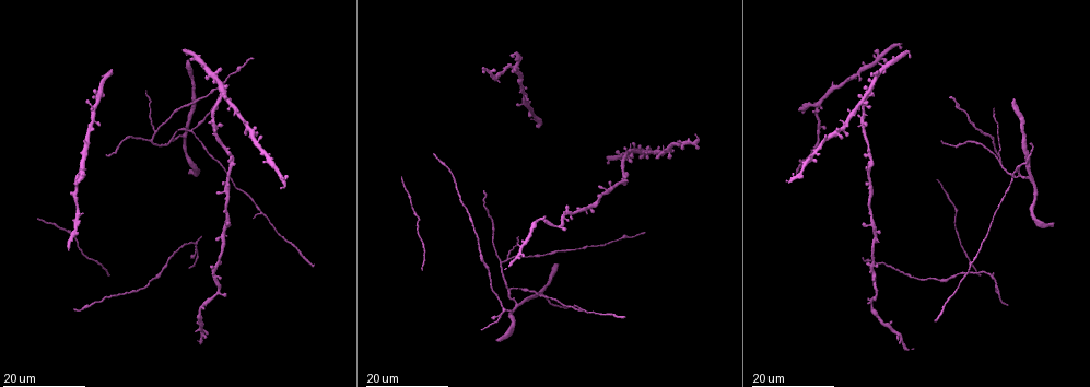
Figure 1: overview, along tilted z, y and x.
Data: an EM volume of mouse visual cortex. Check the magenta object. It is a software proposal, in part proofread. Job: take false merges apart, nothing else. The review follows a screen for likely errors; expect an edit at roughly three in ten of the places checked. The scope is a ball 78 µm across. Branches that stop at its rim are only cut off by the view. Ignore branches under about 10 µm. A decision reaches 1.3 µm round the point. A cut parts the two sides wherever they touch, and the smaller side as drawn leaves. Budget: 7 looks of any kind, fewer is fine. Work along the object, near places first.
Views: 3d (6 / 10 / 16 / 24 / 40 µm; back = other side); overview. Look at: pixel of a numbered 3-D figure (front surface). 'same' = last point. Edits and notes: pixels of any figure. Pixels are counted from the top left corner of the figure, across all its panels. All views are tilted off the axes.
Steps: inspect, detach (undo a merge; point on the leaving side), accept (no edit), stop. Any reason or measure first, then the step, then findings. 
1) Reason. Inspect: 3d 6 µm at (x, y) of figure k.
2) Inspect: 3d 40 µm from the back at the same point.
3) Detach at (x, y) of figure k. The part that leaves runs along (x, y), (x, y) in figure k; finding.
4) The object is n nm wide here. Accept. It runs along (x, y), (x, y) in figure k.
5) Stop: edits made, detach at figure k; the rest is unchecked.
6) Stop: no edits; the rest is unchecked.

Inspect: 3d 16 µm at (150, 142) of figure 1.

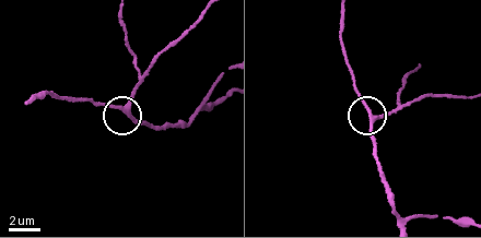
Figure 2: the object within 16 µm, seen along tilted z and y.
Zoom in. Inspect: 3d 10 µm at (372, 113) of figure 2.

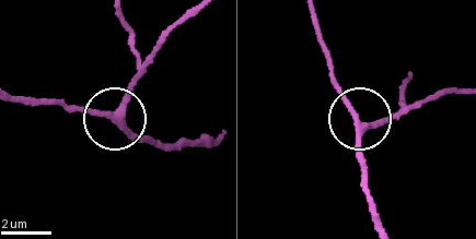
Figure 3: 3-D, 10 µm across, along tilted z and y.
3 arms meet here. Accept. It runs along (464, 92), (425, 100), (375, 124), (356, 110), (329, 66) in figure 3; continuous, no second neuron.

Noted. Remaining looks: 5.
Sudden change in width. Inspect: 3d 16 µm at (217, 291) of figure 1.

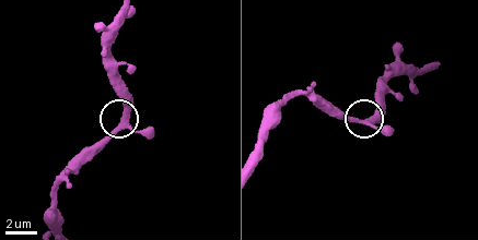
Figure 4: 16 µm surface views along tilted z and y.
Inspect: 3d 10 µm at (125, 114) of figure 4.

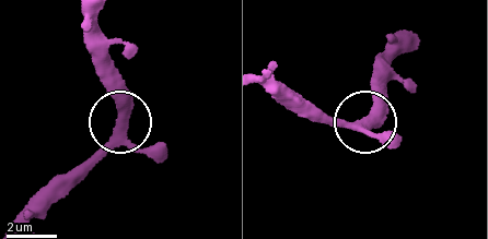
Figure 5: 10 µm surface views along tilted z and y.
Accept. It runs along (413, 52), (371, 80), (367, 120), (339, 123), (293, 111) in figure 5; continuous, no second neuron.

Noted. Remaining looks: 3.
A fork. Inspect: 3d 16 µm at (195, 128) of figure 1.

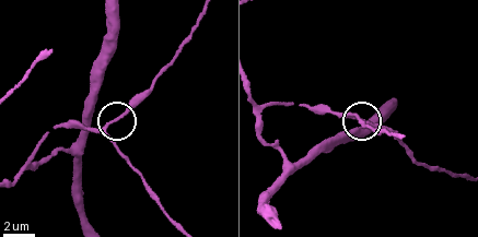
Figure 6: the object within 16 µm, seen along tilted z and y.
Inspect: 3d 10 µm at (108, 125) of figure 6.

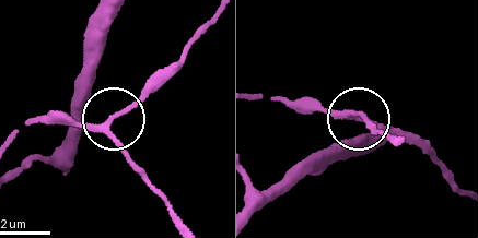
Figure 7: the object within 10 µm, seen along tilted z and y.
Accept. It runs along (12, 135), (33, 123), (106, 122), (173, 66) in figure 7; all the same neuron.

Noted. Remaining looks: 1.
Stop: no edits; the rest is unchecked.

